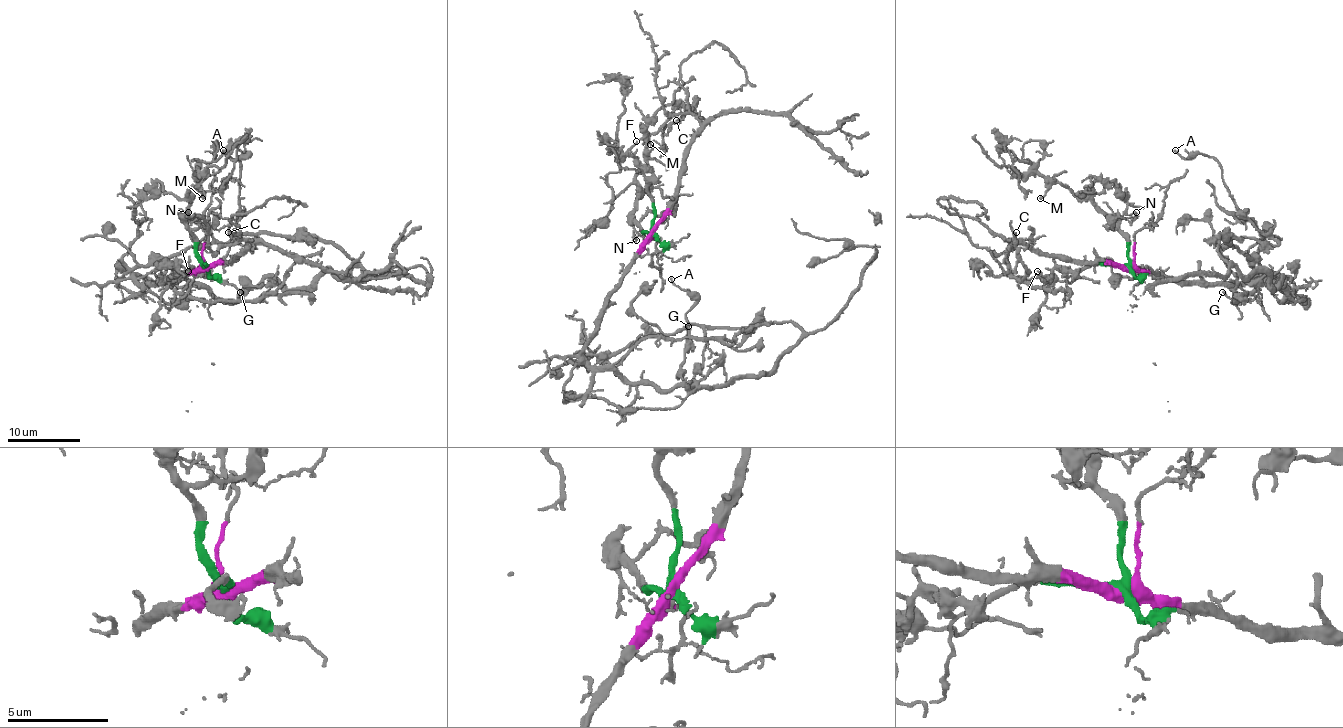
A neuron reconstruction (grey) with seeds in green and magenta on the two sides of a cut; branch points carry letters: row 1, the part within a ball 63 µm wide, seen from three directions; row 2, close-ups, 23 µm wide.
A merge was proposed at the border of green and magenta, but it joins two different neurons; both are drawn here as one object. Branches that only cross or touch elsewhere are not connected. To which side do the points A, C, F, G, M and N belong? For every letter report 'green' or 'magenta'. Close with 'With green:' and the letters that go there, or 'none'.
A: magenta
C: magenta
F: green
G: magenta
M: green
N: green
With green: F, M, N

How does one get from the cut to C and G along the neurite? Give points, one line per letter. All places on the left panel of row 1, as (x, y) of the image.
C: (204, 266), (226, 263), (252, 245), (235, 241), (228, 232)
G: (204, 266), (175, 279), (140, 283), (135, 277), (166, 281), (201, 301), (235, 301), (241, 298), (239, 292)

